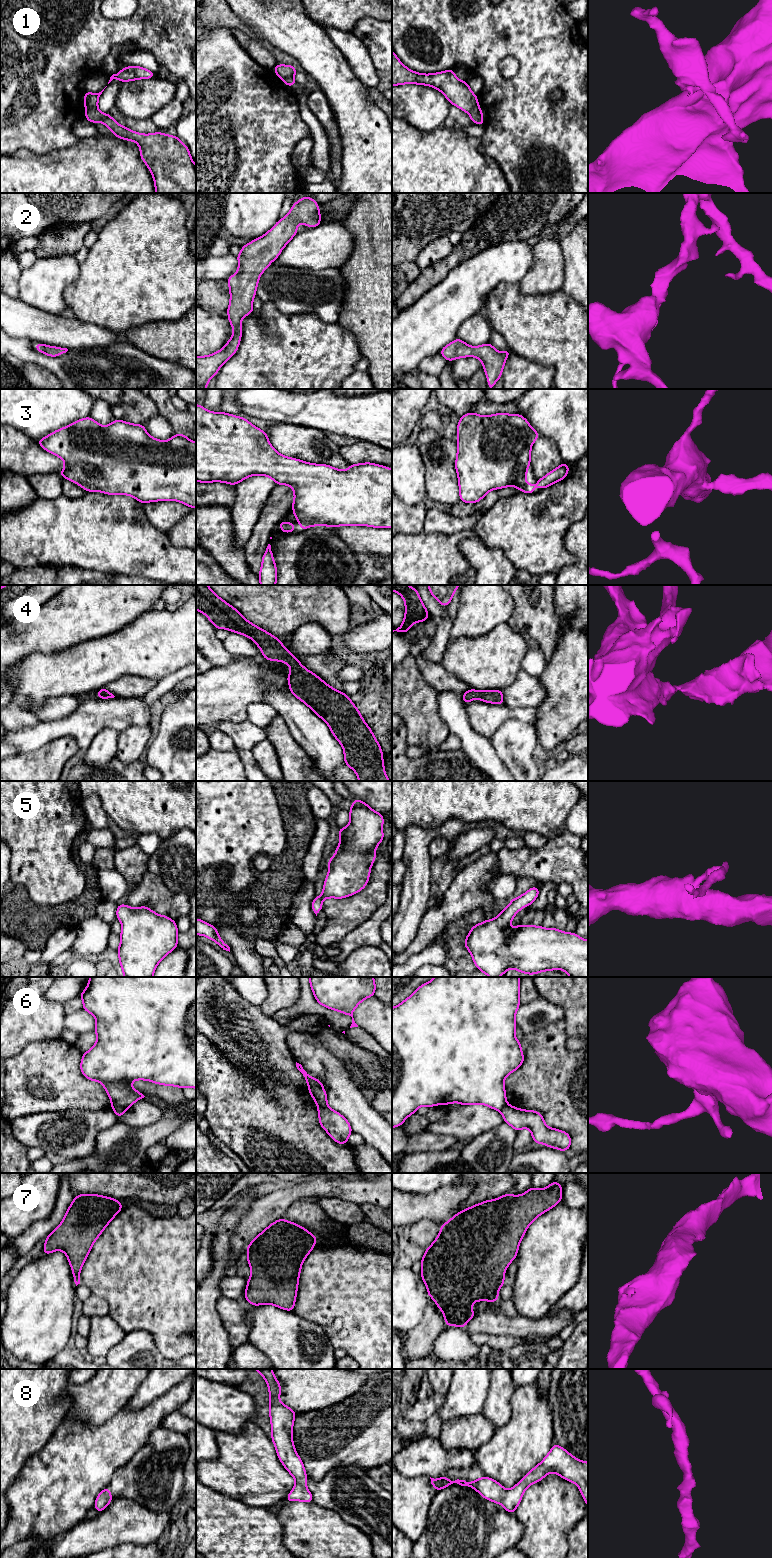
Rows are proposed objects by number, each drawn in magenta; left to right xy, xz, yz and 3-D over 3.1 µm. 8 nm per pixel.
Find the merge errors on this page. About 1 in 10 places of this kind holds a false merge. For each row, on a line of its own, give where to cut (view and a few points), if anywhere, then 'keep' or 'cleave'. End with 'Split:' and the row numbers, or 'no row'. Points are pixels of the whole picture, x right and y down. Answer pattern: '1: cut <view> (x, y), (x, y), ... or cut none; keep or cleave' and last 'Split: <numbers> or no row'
1: cut xy (96, 106), (90, 107), (85, 111); cleave
2: cut none; keep
3: cut none; keep
4: cut none; keep
5: cut none; keep
6: cut xy (113, 1108), (126, 1109); cleave
7: cut none; keep
8: cut none; keep
Split: 1, 6

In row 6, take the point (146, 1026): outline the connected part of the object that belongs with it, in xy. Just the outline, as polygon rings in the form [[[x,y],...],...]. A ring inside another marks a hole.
[[[90,977],[86,989],[79,994],[79,997],[83,1001],[82,1009],[96,1018],[93,1031],[97,1034],[97,1042],[94,1046],[89,1051],[83,1052],[80,1070],[85,1078],[104,1085],[112,1109],[128,1109],[136,1101],[145,1097],[130,1085],[134,1080],[147,1080],[181,1089],[187,1087],[196,1089],[196,977]]]

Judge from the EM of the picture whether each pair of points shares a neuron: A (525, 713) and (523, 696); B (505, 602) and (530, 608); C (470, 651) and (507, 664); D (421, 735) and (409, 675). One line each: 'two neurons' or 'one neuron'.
A: two neurons
B: two neurons
C: one neuron
D: one neuron

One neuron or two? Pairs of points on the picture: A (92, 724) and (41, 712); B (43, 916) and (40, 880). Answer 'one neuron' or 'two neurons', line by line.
A: two neurons
B: two neurons

